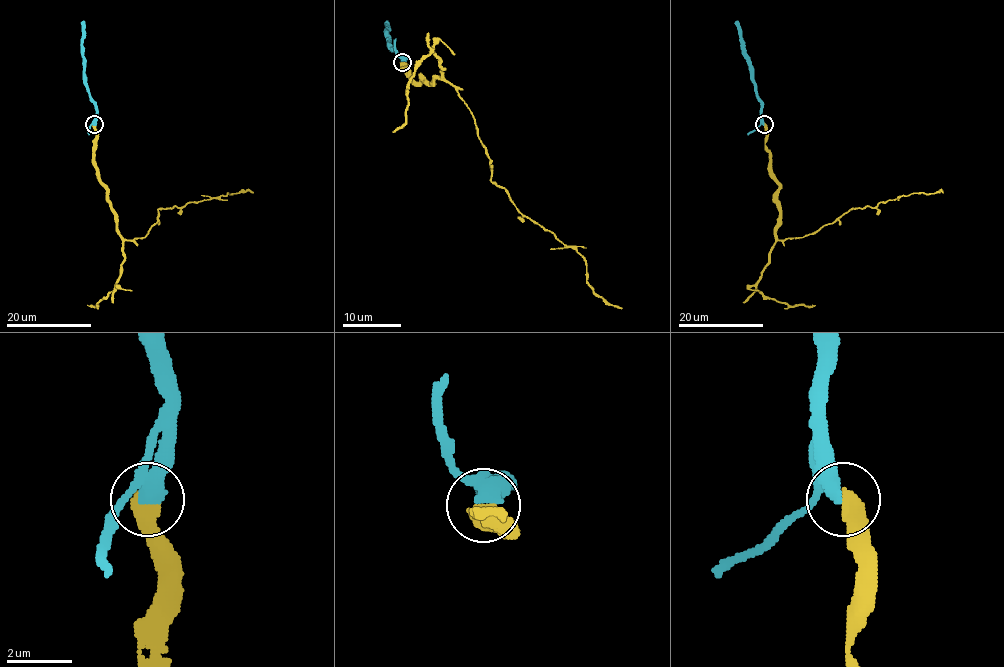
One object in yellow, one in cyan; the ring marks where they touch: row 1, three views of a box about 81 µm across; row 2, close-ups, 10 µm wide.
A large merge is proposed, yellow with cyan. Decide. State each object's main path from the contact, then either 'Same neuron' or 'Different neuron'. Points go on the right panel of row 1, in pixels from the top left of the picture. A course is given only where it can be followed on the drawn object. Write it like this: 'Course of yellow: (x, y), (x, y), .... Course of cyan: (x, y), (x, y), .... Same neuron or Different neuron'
Course of yellow: (764, 125), (764, 148), (778, 184), (778, 240), (815, 233), (850, 209), (874, 208), (913, 193), (942, 193). Course of cyan: (763, 125), (750, 60), (737, 20). Same neuron

